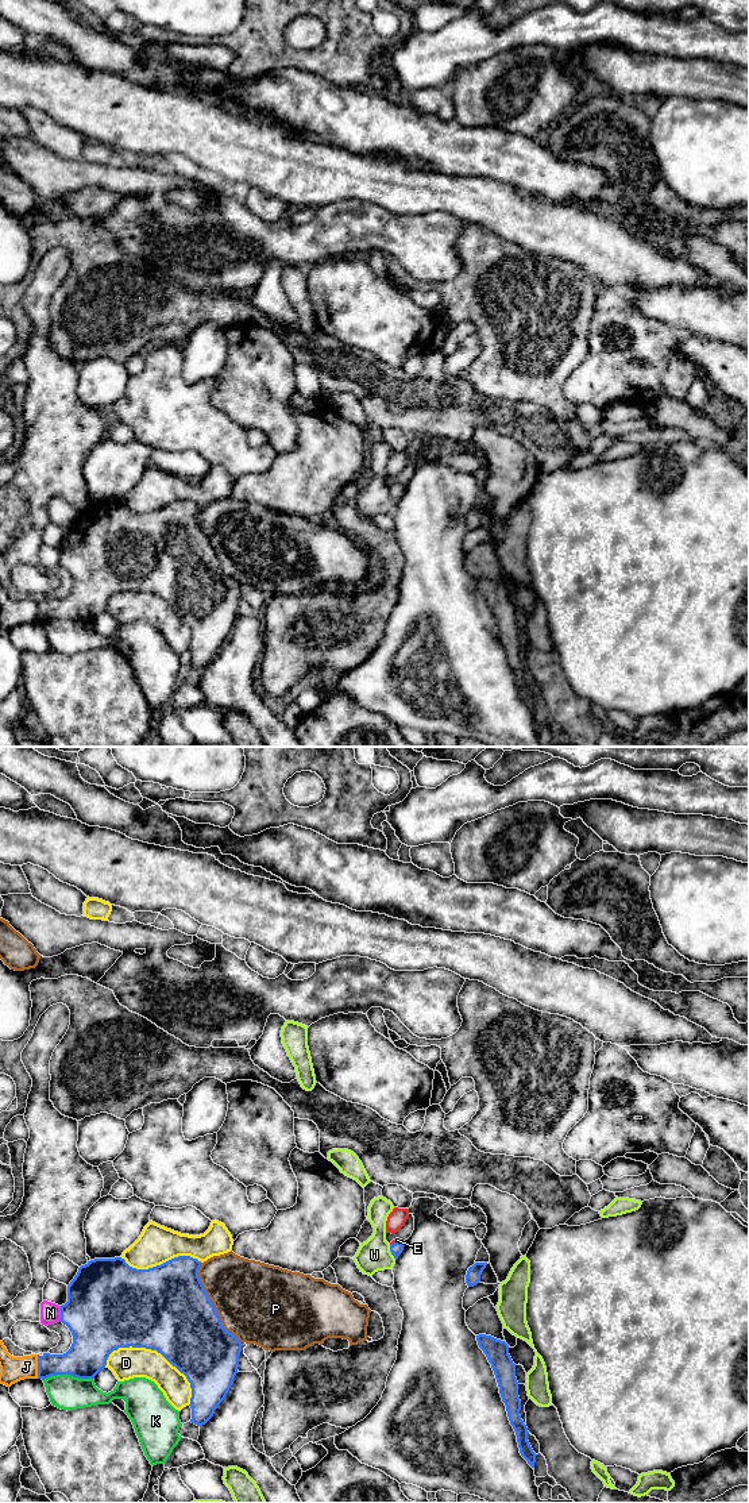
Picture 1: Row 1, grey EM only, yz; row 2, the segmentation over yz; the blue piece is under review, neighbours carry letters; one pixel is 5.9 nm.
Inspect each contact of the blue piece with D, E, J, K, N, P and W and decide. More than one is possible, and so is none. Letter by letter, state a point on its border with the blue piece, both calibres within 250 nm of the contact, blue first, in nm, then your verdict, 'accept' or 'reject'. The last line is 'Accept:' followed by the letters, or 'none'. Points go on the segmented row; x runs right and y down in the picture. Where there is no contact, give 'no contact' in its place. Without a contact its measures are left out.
D: contact yz (161, 1353); calibres 480 and 190 nm; reject
E: contact yz (396, 1243); calibres 70 and 30 nm; accept
J: contact yz (38, 1365); calibres 190 and 160 nm; reject
K: contact yz (68, 1374); calibres 240 and 200 nm; reject
N: contact yz (61, 1314); calibres 460 and 130 nm; reject
P: contact yz (212, 1305); calibres 480 and 460 nm; reject
W: contact yz (390, 1251); calibres 70 and 200 nm; reject
Accept: E

